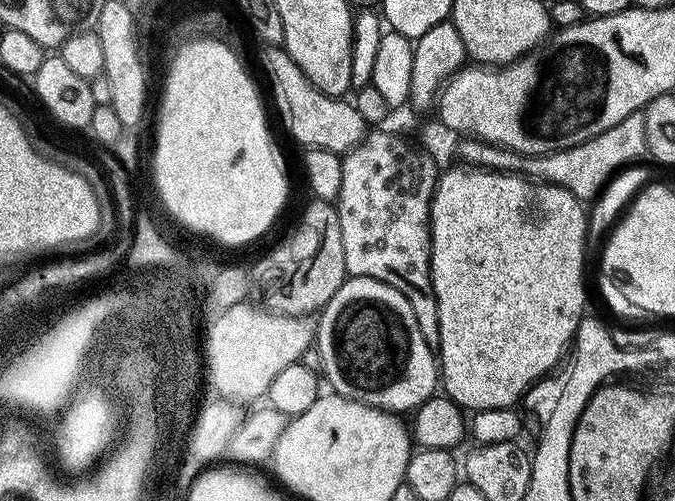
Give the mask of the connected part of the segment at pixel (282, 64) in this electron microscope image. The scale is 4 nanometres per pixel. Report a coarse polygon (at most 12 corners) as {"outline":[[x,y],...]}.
{"outline":[[282,46],[260,68],[305,149],[349,152],[366,135],[353,101],[328,96]]}

